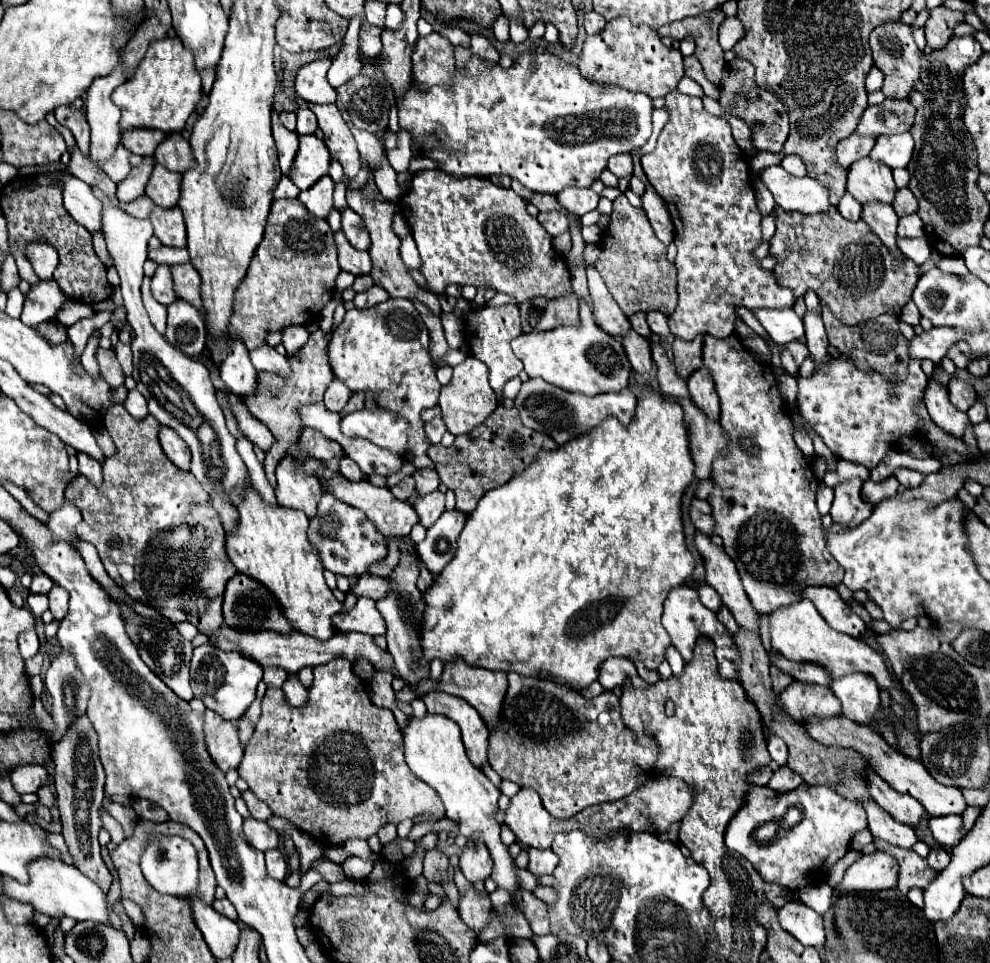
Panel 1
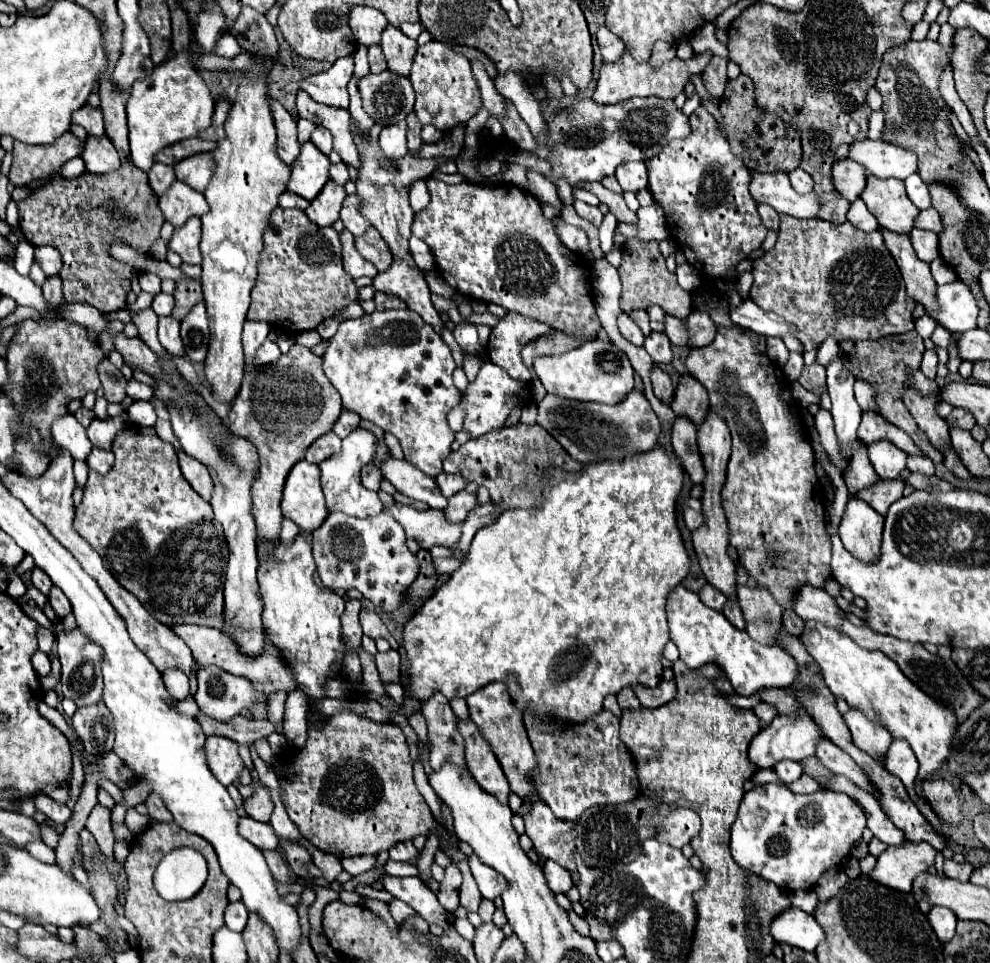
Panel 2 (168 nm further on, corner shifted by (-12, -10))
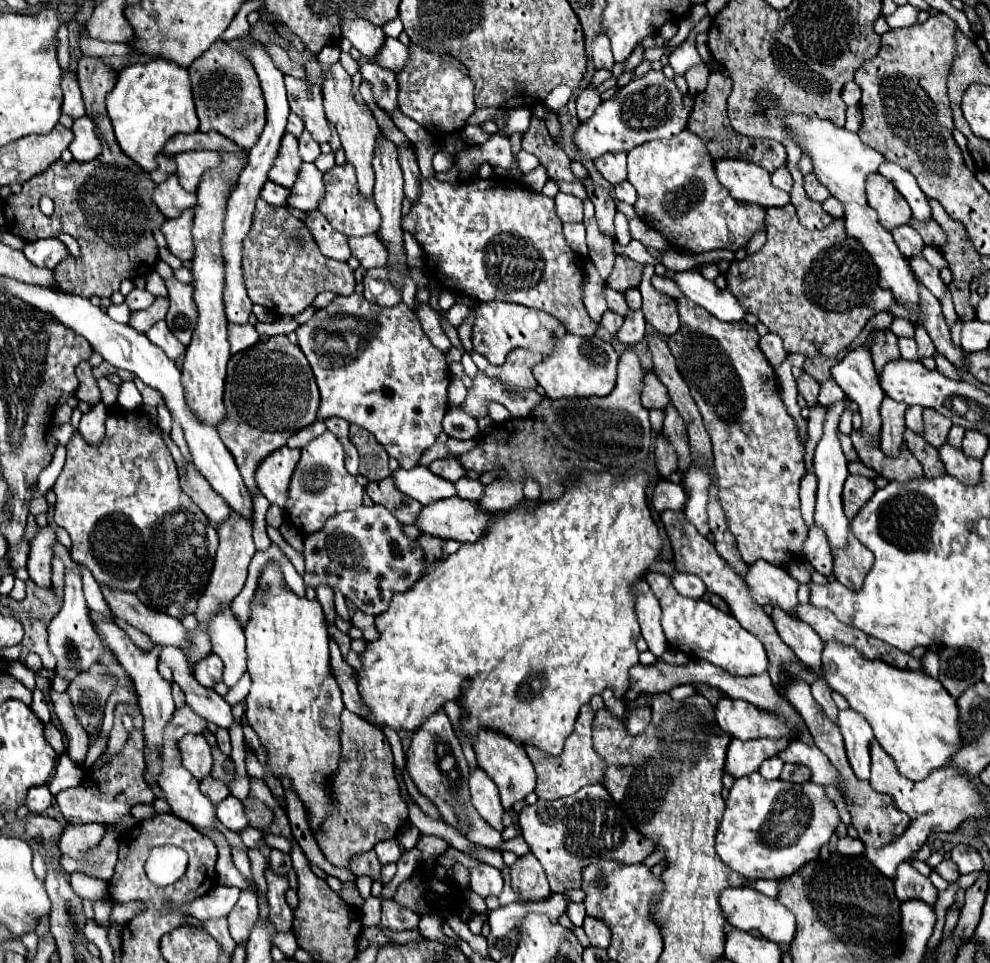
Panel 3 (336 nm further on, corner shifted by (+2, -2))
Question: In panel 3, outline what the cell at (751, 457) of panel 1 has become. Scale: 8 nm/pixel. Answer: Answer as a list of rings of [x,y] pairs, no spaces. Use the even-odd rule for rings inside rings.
[[[676,298],[680,314],[680,330],[670,336],[668,346],[676,358],[676,366],[688,384],[694,402],[704,418],[704,426],[712,438],[714,448],[714,466],[720,486],[720,504],[726,512],[730,532],[736,536],[738,550],[746,564],[764,558],[776,566],[788,564],[792,558],[798,558],[802,544],[808,536],[808,528],[800,514],[798,488],[800,480],[806,474],[804,468],[804,440],[796,428],[794,418],[788,414],[780,386],[776,382],[774,368],[758,348],[758,332],[746,322],[722,322],[702,306],[690,302],[688,298]]]

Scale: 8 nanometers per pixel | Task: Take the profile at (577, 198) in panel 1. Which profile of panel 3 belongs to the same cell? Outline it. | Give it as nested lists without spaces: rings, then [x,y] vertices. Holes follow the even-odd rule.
[[[560,192],[556,196],[556,214],[562,222],[582,222],[582,200]]]

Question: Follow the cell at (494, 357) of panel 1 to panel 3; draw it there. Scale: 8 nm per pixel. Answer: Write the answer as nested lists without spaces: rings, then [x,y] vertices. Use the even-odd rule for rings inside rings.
[[[476,302],[474,306],[474,326],[472,326],[472,344],[478,354],[482,354],[490,364],[502,364],[514,348],[526,348],[526,344],[536,344],[536,352],[550,356],[558,340],[566,334],[564,324],[548,312],[526,308],[520,304],[508,302]]]

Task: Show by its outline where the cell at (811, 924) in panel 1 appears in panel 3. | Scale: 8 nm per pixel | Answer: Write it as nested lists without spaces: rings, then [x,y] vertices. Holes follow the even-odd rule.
[[[726,888],[720,892],[720,898],[718,898],[720,906],[722,906],[722,912],[726,916],[726,922],[730,922],[734,928],[738,930],[758,930],[764,938],[768,940],[774,940],[778,944],[784,944],[788,946],[794,938],[794,932],[796,932],[796,920],[794,920],[794,914],[790,914],[776,898],[768,898],[752,888]]]

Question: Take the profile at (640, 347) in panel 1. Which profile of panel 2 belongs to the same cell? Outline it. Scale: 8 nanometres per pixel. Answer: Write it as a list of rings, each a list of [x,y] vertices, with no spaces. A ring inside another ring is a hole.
[[[656,364],[652,366],[650,380],[652,380],[654,394],[658,396],[658,400],[662,400],[662,402],[672,402],[672,398],[674,398],[674,388],[672,388],[670,376],[668,376],[664,370],[660,370]]]

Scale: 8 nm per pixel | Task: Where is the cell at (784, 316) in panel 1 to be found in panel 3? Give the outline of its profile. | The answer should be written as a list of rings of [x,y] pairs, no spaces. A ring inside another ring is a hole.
[[[698,270],[676,272],[672,276],[672,280],[676,282],[678,290],[686,298],[690,298],[698,306],[706,308],[710,314],[714,314],[716,318],[720,318],[724,322],[734,322],[734,320],[738,322],[746,316],[746,310],[740,306],[740,302],[728,290],[716,288],[716,284],[706,280]]]

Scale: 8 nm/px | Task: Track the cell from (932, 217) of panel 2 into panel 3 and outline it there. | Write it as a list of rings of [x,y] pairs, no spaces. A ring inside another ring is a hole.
[[[910,220],[910,226],[914,230],[918,230],[918,234],[922,236],[926,246],[934,246],[934,248],[940,250],[946,244],[946,234],[934,220],[930,220],[930,222],[914,222],[914,220]]]

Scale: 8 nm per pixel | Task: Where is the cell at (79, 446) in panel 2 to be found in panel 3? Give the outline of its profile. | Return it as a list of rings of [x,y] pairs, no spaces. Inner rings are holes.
[[[58,446],[54,452],[54,460],[49,464],[38,476],[38,488],[43,495],[46,495],[48,490],[54,486],[58,476],[62,472],[66,459],[66,448]]]

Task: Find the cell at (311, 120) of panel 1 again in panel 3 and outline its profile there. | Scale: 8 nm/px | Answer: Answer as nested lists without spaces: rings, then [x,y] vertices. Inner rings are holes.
[[[306,130],[298,142],[300,142],[300,158],[304,162],[314,162],[314,158],[320,156],[320,146],[310,138],[310,134]]]

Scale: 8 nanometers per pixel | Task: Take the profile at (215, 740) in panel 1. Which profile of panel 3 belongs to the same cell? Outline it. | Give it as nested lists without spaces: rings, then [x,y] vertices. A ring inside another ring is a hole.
[[[186,734],[178,742],[180,750],[180,760],[182,766],[198,780],[210,774],[212,770],[212,754],[210,754],[210,744],[202,734]]]

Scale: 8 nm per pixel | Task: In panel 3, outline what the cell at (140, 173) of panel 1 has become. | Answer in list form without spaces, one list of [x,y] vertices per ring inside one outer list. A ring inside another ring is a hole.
[[[160,154],[158,156],[158,170],[154,170],[150,176],[152,176],[152,180],[156,182],[156,184],[160,184],[160,182],[164,182],[168,176],[172,176],[174,172],[176,172],[176,162],[174,162],[174,158],[172,156],[166,156],[166,154]]]

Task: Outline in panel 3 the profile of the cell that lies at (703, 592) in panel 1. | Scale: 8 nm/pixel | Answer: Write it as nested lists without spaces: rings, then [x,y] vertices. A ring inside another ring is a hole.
[[[676,572],[670,576],[672,580],[672,586],[676,588],[678,594],[682,596],[690,596],[690,598],[700,598],[704,592],[706,592],[706,586],[704,582],[694,576],[694,574],[684,574],[684,572]]]

